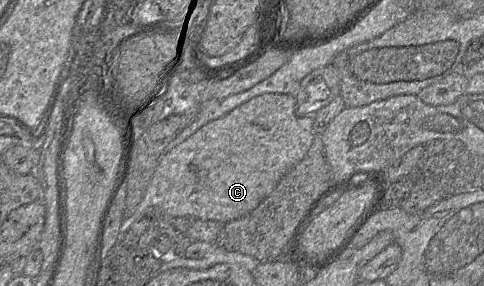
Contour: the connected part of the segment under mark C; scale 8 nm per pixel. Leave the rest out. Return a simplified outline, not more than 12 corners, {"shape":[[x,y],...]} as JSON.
{"shape":[[266,93],[161,157],[125,231],[256,209],[312,143]]}

